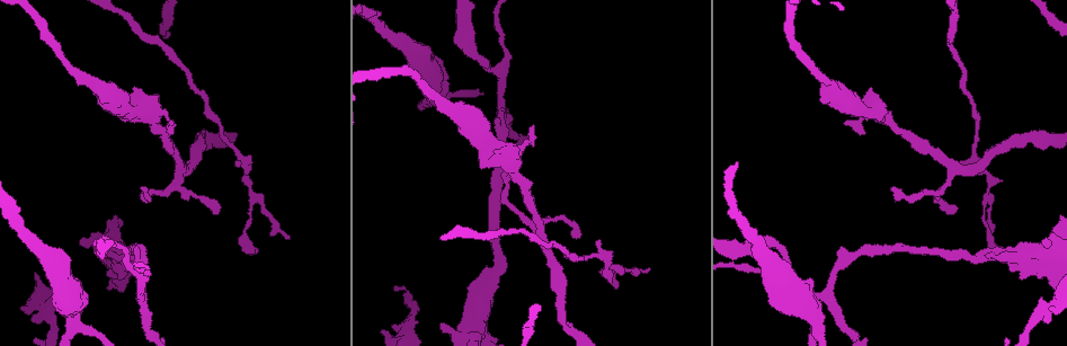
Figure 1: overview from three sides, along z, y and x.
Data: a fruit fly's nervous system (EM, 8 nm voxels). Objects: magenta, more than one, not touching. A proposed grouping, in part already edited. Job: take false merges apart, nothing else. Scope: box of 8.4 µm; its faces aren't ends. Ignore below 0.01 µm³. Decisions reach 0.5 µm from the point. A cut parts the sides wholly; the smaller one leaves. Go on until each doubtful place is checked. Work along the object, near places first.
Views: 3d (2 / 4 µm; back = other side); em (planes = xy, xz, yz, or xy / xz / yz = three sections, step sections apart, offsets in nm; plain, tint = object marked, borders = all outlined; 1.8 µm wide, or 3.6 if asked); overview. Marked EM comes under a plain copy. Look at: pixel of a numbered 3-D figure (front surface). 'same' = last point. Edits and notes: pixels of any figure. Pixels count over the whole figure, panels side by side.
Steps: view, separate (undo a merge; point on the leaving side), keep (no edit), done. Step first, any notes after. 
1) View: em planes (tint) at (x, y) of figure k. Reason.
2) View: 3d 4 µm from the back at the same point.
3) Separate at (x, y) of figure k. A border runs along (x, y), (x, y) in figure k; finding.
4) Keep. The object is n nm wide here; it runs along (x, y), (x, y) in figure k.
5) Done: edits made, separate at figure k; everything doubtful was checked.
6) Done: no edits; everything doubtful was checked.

View: em planes (tint) at (1045, 264) of figure 1. Calibre changes.

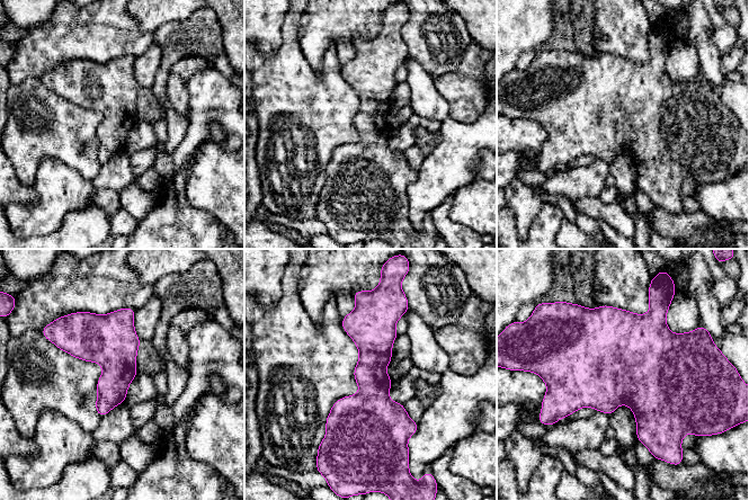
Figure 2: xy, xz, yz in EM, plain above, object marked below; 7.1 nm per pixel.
Keep. One neuron here.

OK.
View: em 3.6 µm xz step 16 (tint) at (48, 301) of figure 1. Branch point.

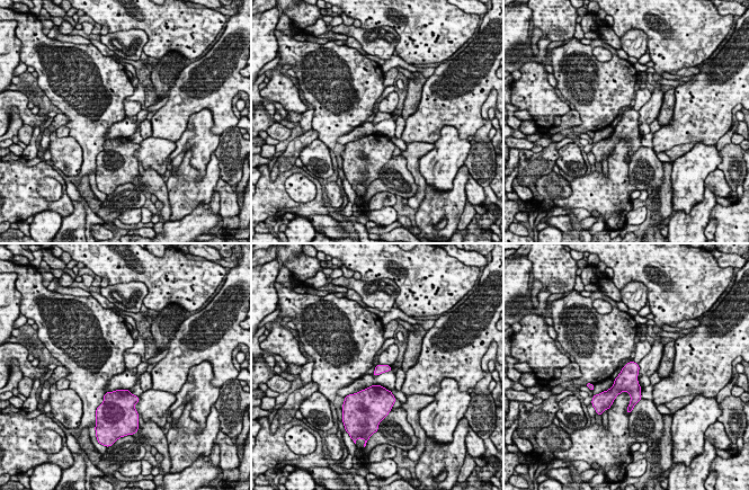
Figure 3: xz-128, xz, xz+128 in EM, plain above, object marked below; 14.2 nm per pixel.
View: em 3.6 µm planes (tint) at the same point. Cut it another way.

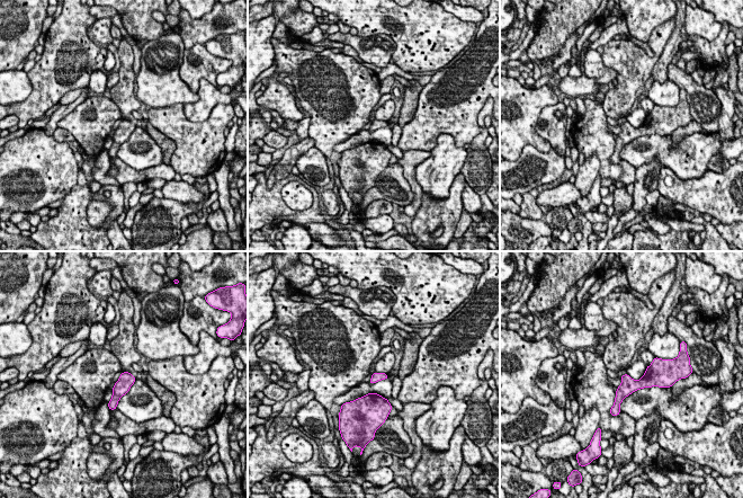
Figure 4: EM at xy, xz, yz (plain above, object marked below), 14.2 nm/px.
Keep. It runs along (659, 376), (630, 385), (616, 408) in figure 4; one neuron here.

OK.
View: em planes (tint) at (141, 274) of figure 1. Side arm on a straight run.

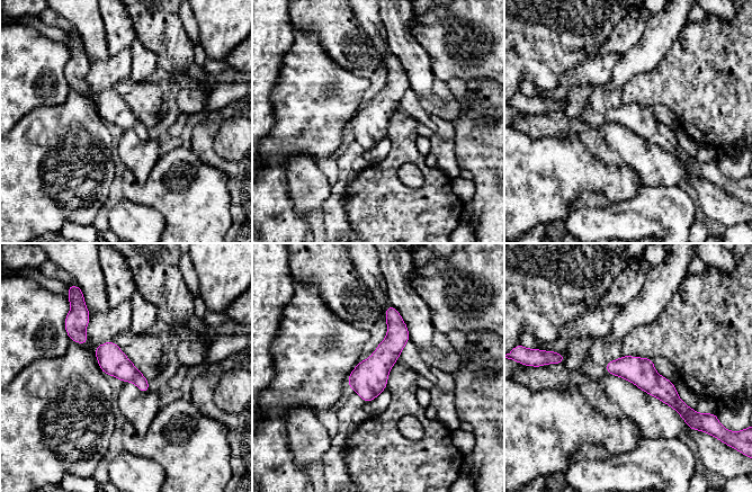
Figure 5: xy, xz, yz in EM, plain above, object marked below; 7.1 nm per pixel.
Keep. It runs along (390, 307), (393, 345), (367, 379), (367, 399) in figure 5; continuous, no second neuron.

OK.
View: em xy step 4 (tint) at (553, 218) of figure 1.

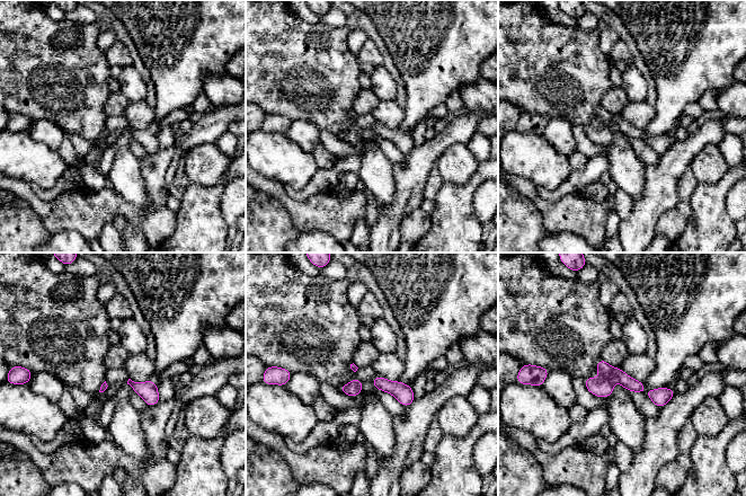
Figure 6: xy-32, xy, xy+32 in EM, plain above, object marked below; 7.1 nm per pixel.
Keep. One neuron here.

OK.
Done: no edits; everything doubtful was checked.

